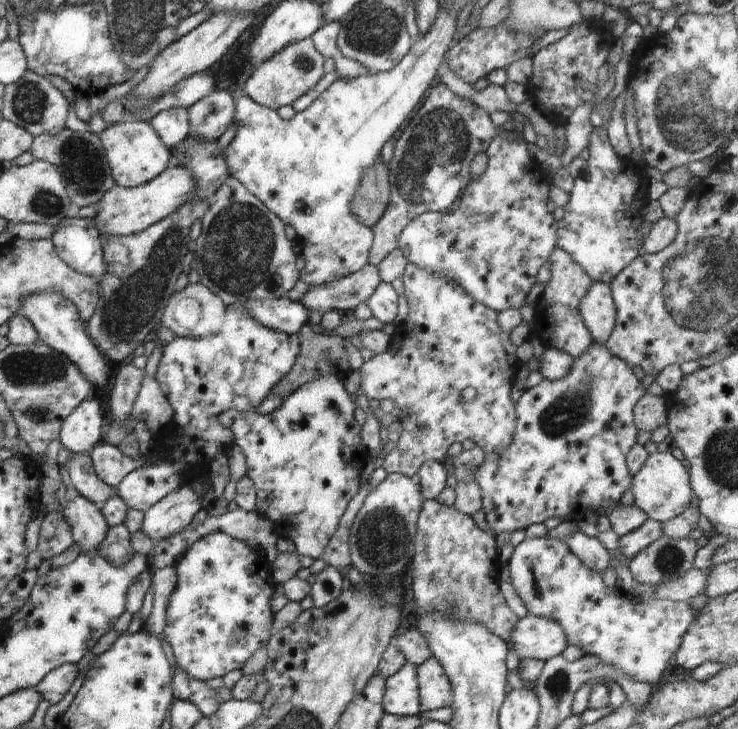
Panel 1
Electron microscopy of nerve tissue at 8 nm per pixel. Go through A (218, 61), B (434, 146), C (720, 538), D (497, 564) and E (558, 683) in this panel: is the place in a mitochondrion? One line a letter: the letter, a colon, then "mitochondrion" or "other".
A: other
B: mitochondrion
C: other
D: other
E: mitochondrion

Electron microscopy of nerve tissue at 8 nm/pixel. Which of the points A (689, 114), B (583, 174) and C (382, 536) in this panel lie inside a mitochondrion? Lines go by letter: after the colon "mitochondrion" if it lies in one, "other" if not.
A: mitochondrion
B: other
C: mitochondrion

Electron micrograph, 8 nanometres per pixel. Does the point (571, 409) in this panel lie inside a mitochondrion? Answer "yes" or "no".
yes

